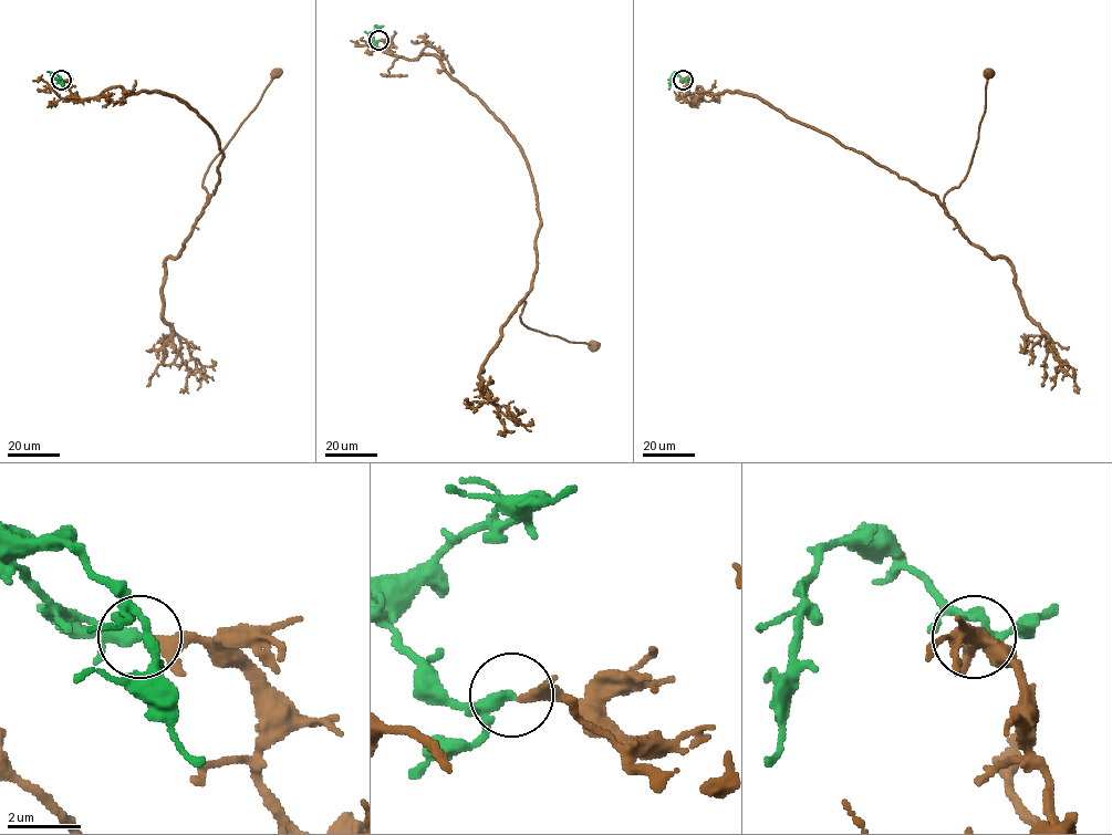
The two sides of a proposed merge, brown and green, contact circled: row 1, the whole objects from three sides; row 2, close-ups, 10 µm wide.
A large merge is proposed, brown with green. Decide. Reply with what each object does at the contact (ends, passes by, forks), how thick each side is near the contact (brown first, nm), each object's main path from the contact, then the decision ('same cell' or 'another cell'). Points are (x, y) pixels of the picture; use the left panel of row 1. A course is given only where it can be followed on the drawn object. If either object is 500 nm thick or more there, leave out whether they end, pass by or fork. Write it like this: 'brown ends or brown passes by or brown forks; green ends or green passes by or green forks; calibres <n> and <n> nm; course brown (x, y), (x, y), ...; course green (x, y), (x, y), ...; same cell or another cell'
brown passes by; green forks; calibres 240 and 220 nm; course brown (61, 80), (73, 101), (120, 86), (173, 94), (194, 111), (222, 154), (206, 205), (210, 163), (277, 72); course green (61, 80), (53, 75), (56, 73), (65, 89); same cell

